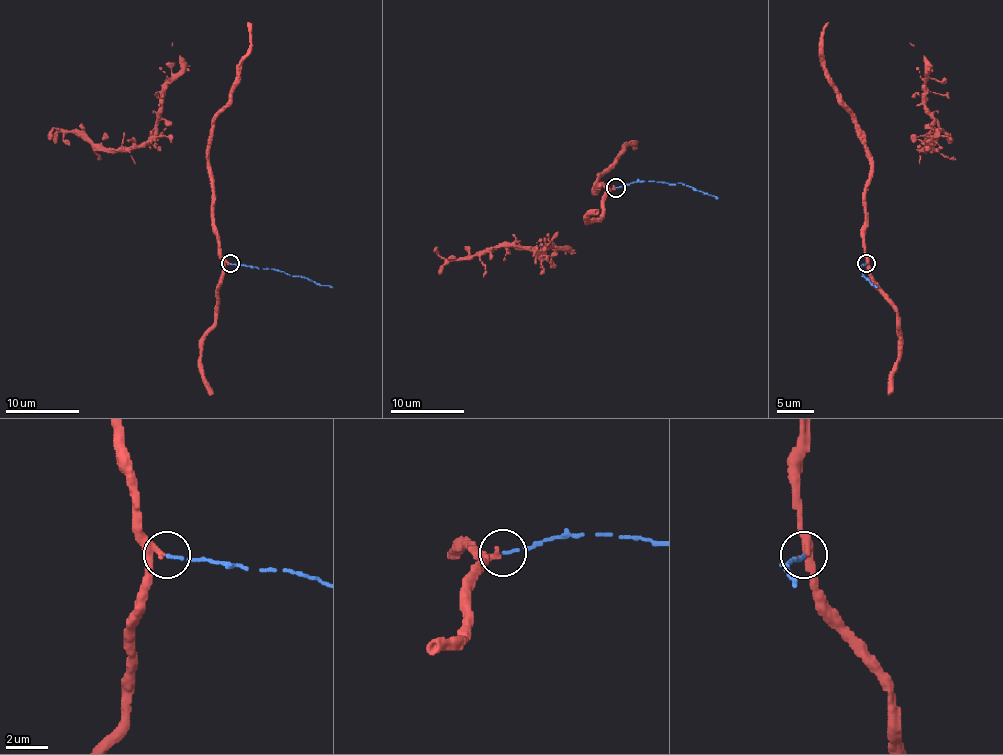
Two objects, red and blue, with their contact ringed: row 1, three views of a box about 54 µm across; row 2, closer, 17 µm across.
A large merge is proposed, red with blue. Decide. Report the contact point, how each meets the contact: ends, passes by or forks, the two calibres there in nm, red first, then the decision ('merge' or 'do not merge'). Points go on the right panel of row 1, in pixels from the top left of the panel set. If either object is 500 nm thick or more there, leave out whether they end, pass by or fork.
at (866, 263); red passes by; blue ends there; 260 nm thick on the red side, 160 nm on the other; merge

